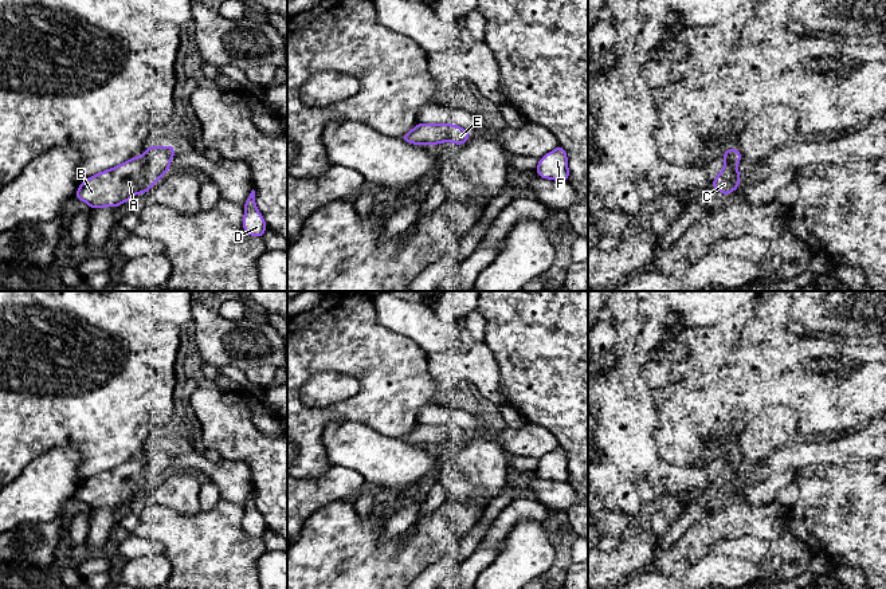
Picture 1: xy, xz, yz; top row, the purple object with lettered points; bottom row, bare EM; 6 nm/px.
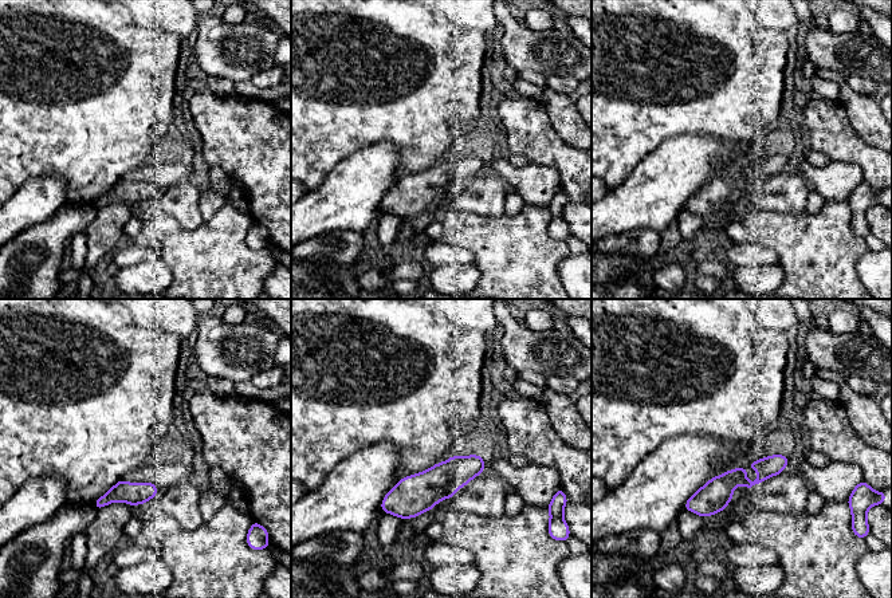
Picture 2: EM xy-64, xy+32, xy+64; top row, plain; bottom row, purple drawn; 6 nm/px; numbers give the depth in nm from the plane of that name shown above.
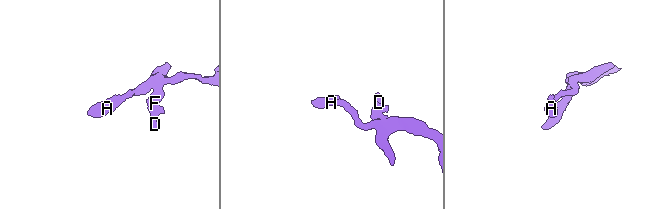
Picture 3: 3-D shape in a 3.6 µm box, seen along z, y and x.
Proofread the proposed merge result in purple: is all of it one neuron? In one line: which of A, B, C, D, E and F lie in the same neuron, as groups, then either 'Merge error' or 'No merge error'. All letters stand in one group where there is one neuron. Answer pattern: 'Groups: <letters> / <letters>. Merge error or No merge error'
Groups: A B C D E F. No merge error

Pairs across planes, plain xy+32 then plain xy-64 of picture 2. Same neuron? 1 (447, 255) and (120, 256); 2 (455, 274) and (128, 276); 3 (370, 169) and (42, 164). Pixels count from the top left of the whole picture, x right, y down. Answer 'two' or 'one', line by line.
1: one
2: one
3: two

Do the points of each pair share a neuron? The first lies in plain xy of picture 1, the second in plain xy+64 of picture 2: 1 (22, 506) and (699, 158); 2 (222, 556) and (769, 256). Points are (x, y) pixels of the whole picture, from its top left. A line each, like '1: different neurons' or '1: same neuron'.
1: same neuron
2: different neurons

